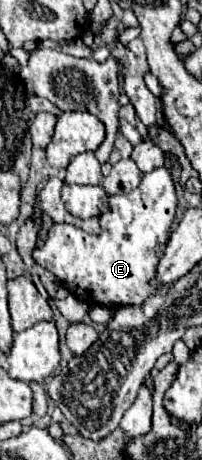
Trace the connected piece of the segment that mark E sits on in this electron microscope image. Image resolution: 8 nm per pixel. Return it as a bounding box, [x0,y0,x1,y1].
[32,168,176,306]

